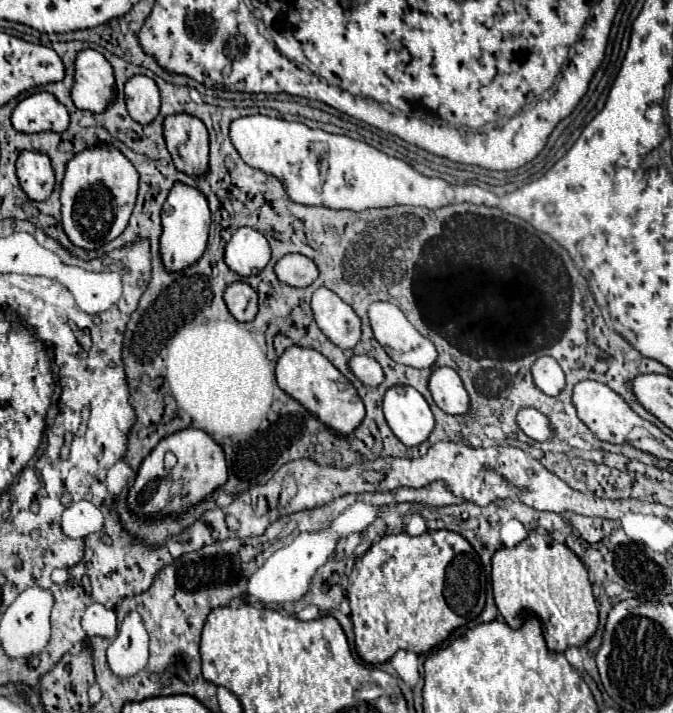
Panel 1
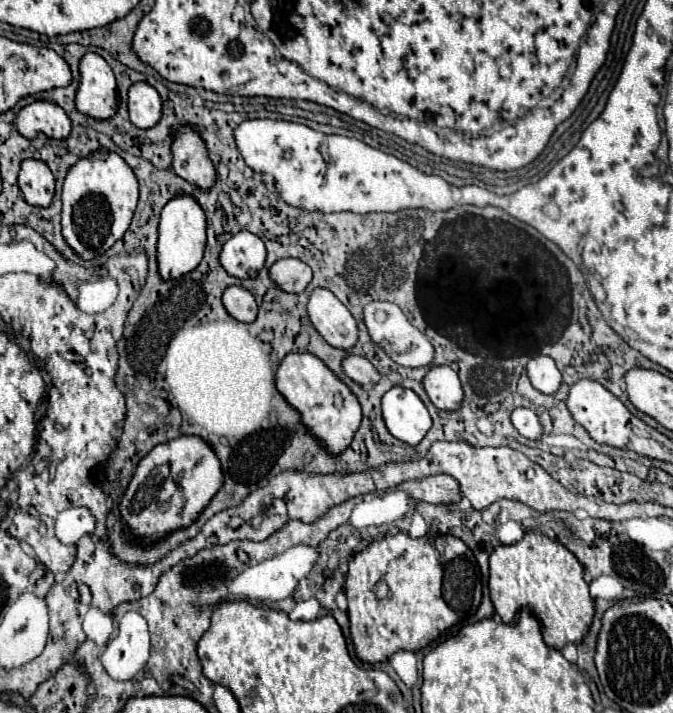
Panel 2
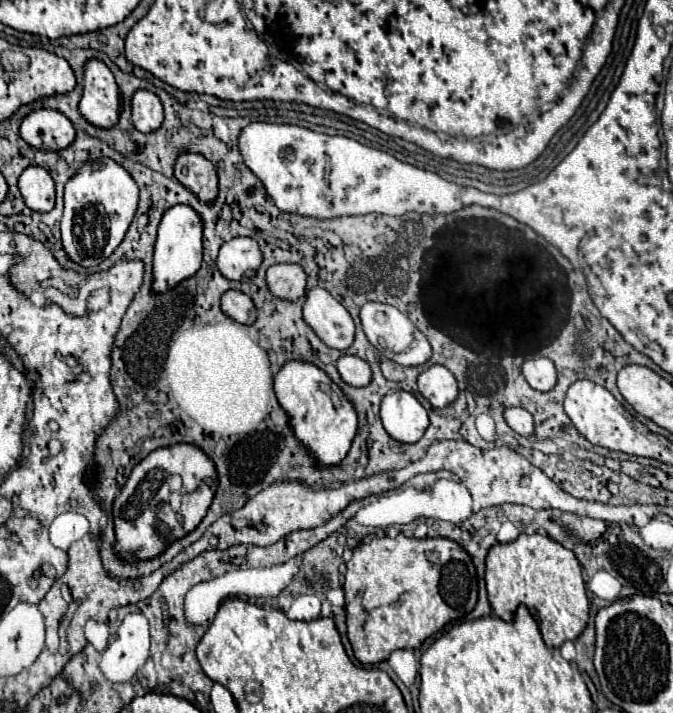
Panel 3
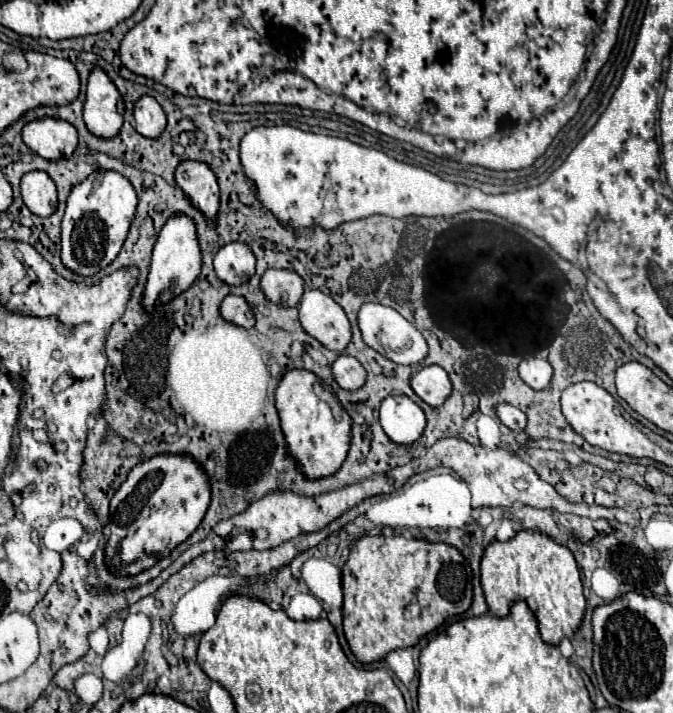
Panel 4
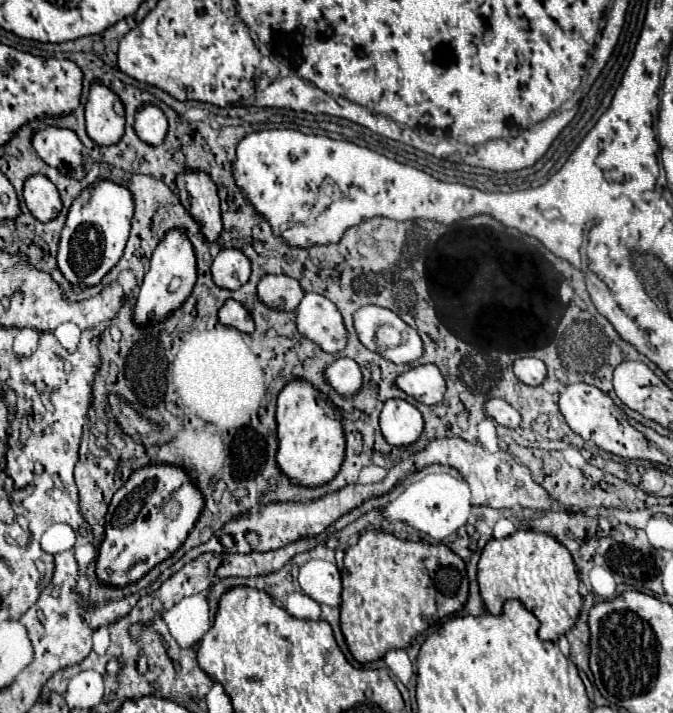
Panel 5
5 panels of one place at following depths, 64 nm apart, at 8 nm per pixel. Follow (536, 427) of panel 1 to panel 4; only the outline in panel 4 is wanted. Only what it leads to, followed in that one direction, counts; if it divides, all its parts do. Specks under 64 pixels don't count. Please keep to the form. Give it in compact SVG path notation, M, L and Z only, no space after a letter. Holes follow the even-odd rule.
M496 404L496 416L500 418L500 422L504 426L508 426L510 430L524 430L526 426L526 414L510 404Z

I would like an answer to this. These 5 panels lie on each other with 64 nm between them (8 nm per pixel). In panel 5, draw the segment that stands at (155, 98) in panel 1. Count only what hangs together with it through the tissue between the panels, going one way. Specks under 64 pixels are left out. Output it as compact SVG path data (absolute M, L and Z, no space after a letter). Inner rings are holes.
M144 106L136 112L134 130L146 144L162 144L168 132L168 120L156 106Z

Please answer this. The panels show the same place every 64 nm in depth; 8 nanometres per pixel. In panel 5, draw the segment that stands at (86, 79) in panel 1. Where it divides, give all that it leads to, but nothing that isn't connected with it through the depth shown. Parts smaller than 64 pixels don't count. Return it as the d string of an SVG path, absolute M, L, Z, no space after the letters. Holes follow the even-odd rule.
M100 82L90 88L86 104L86 132L98 146L112 146L124 136L124 114L120 100Z

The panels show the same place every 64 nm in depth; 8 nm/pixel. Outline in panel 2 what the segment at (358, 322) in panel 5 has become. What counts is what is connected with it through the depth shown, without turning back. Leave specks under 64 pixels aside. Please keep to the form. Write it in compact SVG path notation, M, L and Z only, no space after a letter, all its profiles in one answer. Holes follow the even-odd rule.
M370 302L364 308L364 324L368 328L368 334L376 346L380 346L396 364L410 366L410 368L422 368L428 366L434 358L434 348L430 340L410 324L410 320L404 316L404 312L392 304L392 302Z

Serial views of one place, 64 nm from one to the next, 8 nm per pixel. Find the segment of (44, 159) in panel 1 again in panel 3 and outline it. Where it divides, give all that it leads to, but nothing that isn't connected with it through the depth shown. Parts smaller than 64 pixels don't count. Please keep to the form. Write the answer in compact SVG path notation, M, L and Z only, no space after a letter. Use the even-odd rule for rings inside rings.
M30 166L18 178L18 188L28 208L34 212L50 212L54 208L54 180L48 170Z

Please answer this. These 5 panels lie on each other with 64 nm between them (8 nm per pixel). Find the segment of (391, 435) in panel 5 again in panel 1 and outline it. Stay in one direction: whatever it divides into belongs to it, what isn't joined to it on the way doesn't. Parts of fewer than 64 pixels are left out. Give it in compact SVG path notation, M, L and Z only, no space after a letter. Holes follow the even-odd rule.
M392 386L384 394L384 416L394 436L406 446L422 444L434 428L428 402L412 386Z

